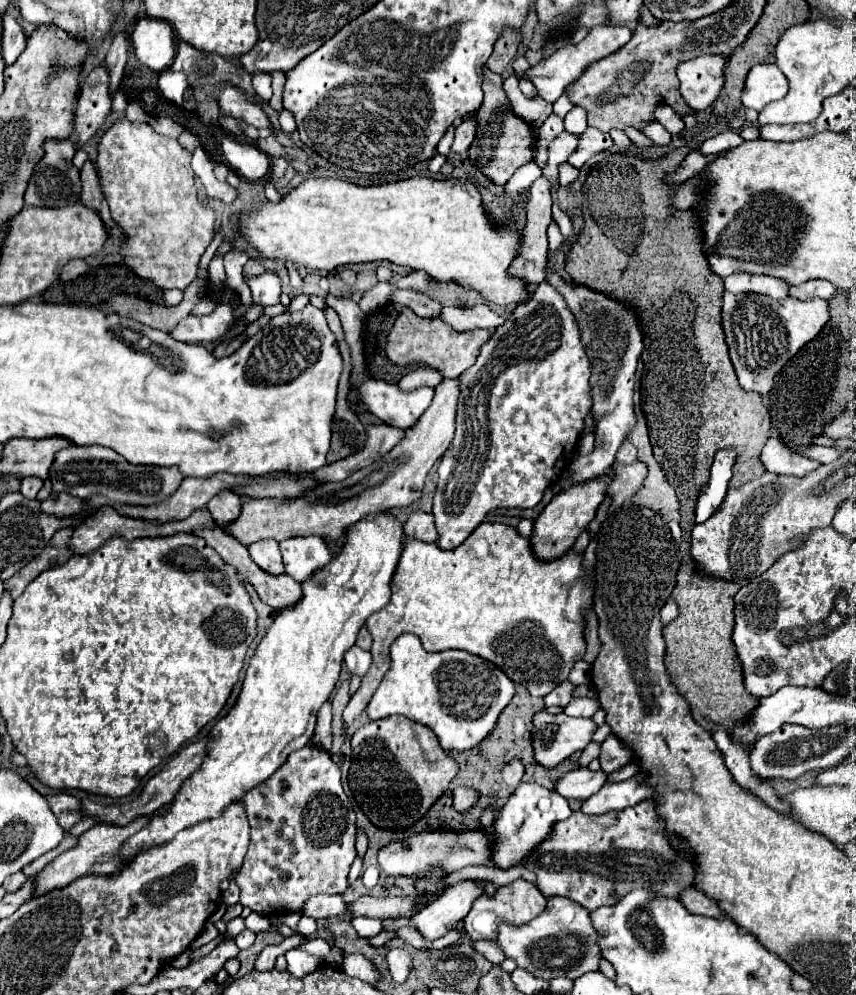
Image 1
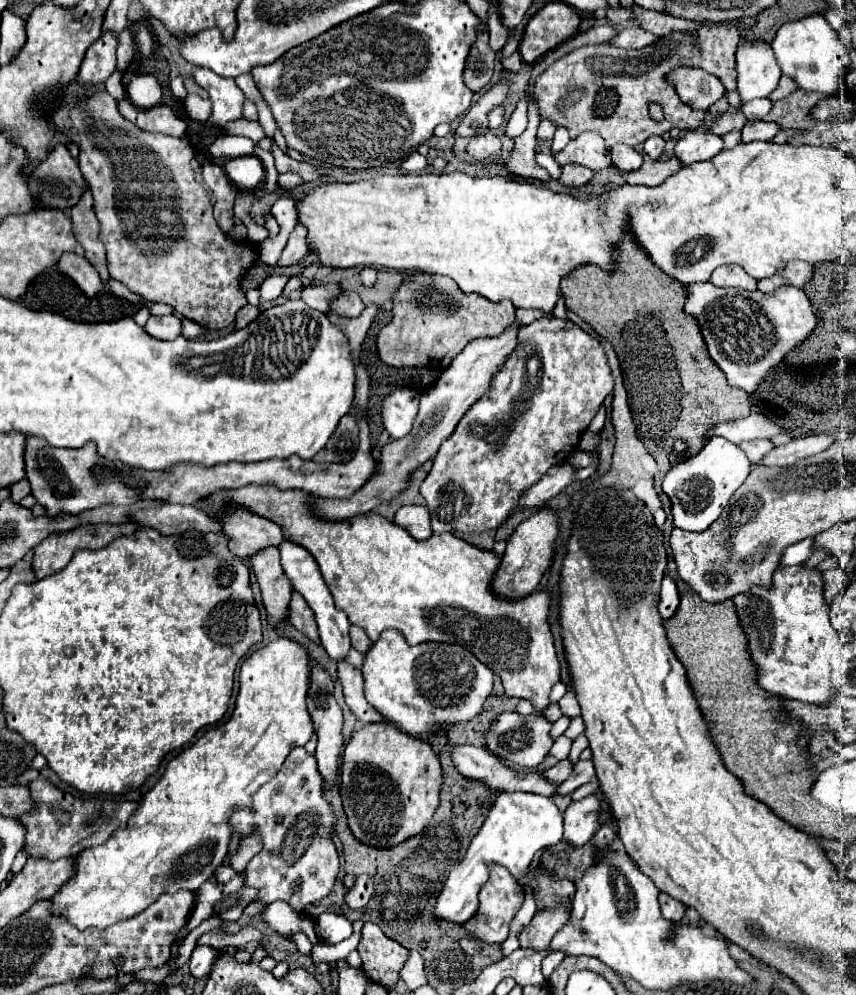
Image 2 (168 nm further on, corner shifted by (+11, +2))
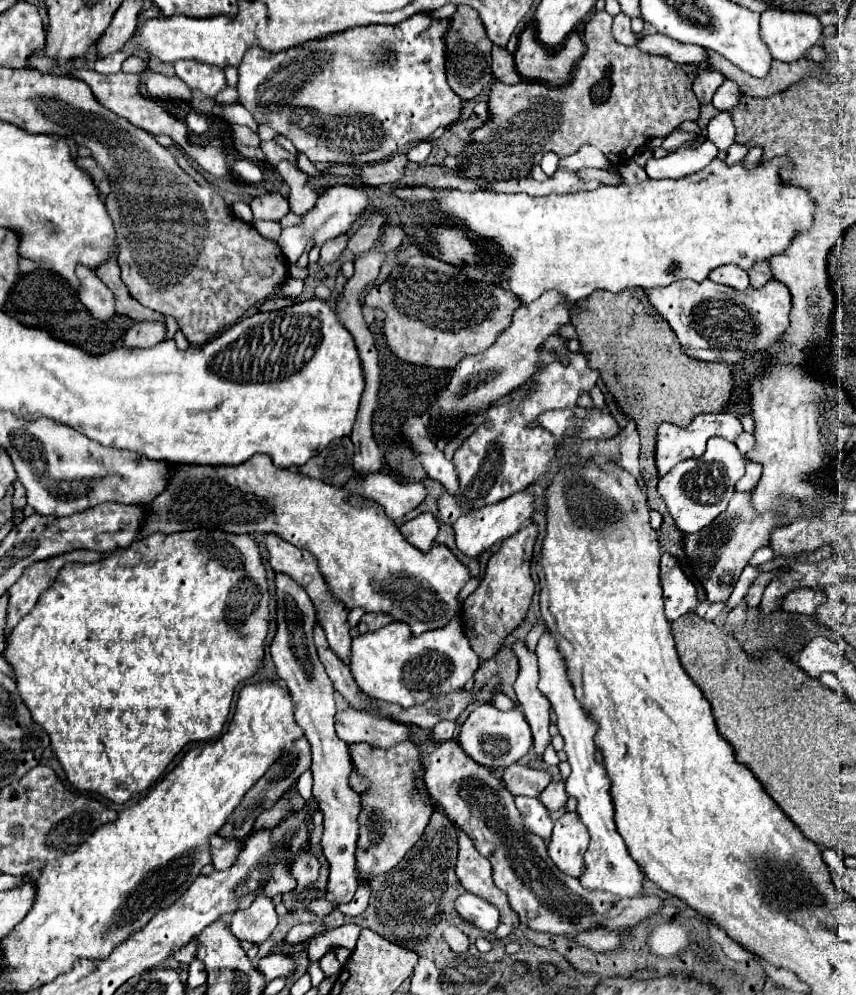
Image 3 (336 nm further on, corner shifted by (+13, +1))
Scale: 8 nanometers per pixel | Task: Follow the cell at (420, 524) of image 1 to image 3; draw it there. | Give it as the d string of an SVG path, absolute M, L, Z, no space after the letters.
M422 513L416 519L406 521L400 531L416 549L426 553L434 545L434 539L438 535L438 521L432 513Z

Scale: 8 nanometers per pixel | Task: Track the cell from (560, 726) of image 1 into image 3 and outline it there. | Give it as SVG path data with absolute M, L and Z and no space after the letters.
M480 705L468 715L464 725L460 727L458 745L476 763L488 769L498 769L516 763L522 755L526 755L526 751L532 749L532 733L518 707L510 711L500 711L492 705Z

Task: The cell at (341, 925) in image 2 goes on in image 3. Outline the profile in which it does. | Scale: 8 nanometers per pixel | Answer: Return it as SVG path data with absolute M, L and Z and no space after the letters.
M333 948L320 959L320 966L326 977L339 974L343 967L337 960Z

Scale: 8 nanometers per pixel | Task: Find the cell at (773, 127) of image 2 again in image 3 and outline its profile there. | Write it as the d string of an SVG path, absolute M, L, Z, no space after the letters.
M734 143L730 149L728 149L728 155L726 155L726 163L728 165L732 165L732 163L738 163L738 161L742 161L744 157L746 157L746 153L748 153L748 147L746 145L738 145L738 143Z

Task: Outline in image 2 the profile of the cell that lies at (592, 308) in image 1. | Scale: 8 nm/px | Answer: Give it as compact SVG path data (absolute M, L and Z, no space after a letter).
M562 462L554 468L550 468L538 484L534 484L530 490L524 492L520 506L518 508L534 508L540 506L542 502L550 500L558 492L562 492L566 486L578 480L586 480L590 476L588 468L574 468L570 462Z

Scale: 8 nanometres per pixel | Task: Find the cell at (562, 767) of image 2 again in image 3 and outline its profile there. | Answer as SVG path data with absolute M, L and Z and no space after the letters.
M514 763L502 769L502 781L506 783L506 789L512 791L512 795L538 797L540 791L552 781L552 777L546 771L534 771L530 767Z

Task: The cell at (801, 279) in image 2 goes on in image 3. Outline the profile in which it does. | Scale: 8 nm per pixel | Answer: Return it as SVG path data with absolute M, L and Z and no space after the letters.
M758 261L748 269L748 277L750 277L750 285L754 287L762 287L764 283L768 283L772 279L772 271L768 261Z

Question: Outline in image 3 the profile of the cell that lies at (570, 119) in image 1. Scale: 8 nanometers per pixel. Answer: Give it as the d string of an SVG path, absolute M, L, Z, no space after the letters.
M546 153L546 155L542 157L540 167L542 167L542 171L544 171L548 177L552 177L554 171L558 169L558 159L556 159L556 155L554 155L554 153Z

